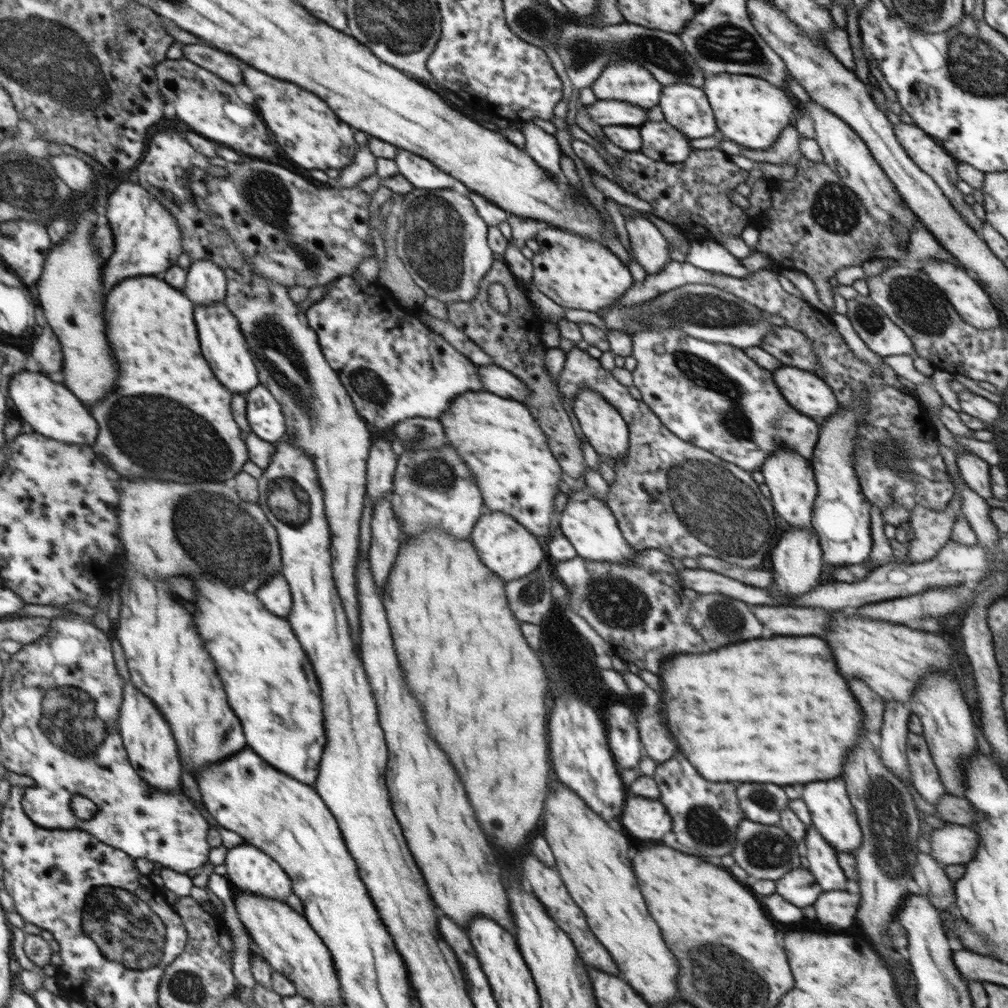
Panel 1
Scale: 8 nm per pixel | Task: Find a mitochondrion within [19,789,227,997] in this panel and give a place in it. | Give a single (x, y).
(123, 925)

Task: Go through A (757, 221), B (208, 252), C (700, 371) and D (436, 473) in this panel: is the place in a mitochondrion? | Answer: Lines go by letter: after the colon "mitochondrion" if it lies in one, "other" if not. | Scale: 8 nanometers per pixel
A: other
B: other
C: mitochondrion
D: mitochondrion

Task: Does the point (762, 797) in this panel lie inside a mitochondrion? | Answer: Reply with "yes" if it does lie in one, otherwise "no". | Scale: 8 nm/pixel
yes

